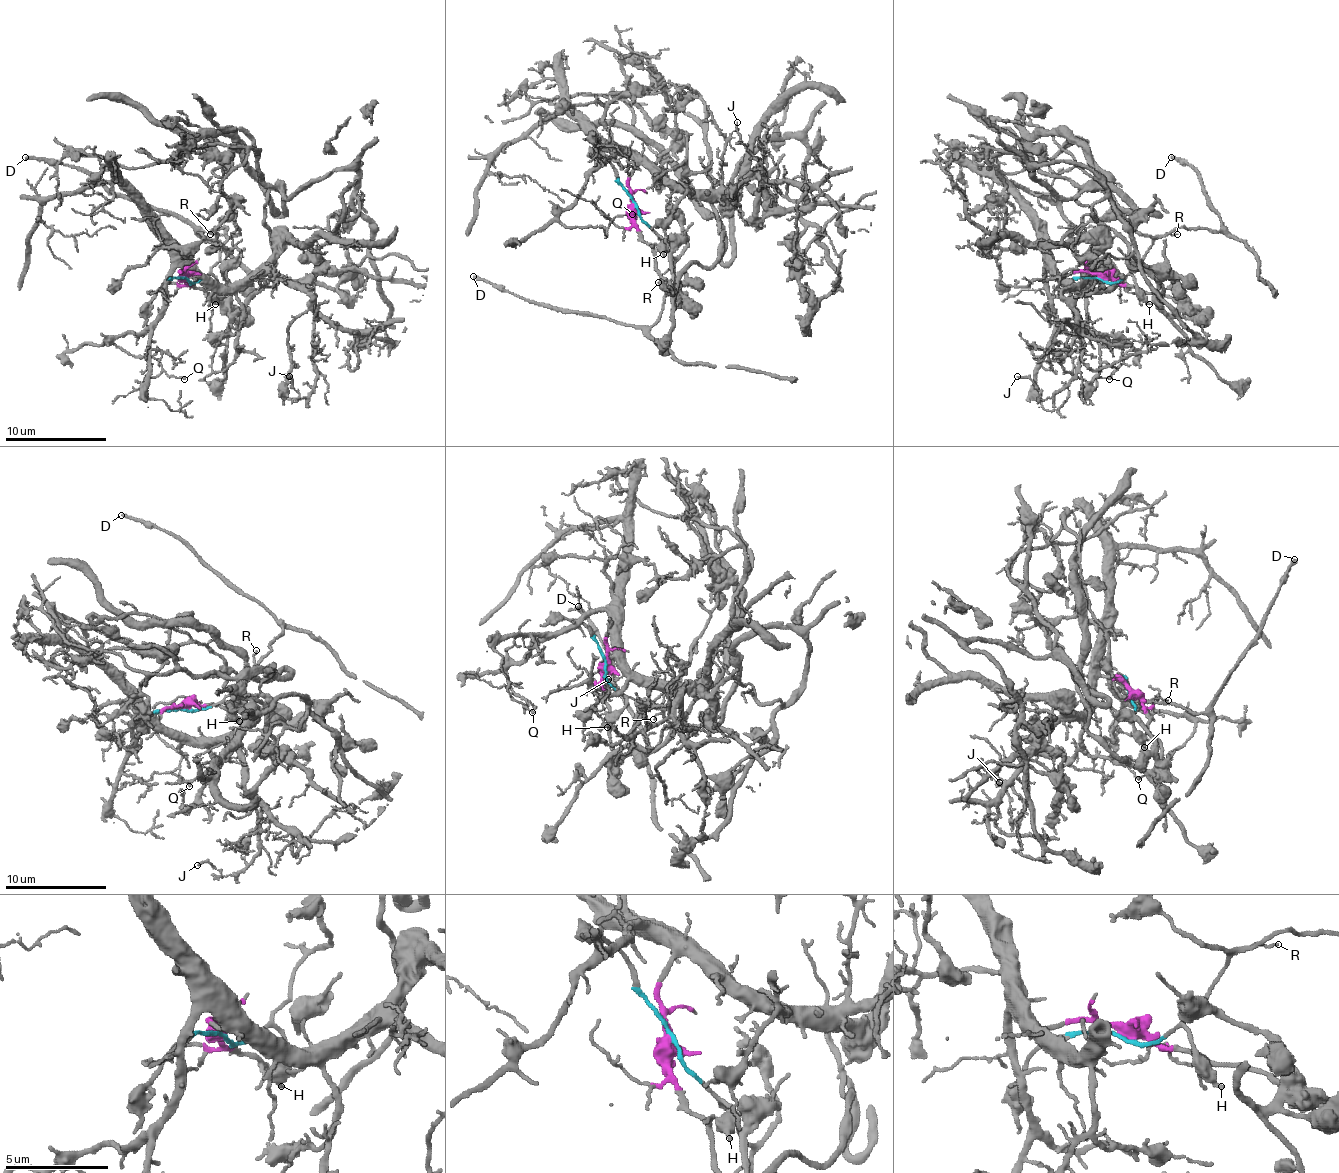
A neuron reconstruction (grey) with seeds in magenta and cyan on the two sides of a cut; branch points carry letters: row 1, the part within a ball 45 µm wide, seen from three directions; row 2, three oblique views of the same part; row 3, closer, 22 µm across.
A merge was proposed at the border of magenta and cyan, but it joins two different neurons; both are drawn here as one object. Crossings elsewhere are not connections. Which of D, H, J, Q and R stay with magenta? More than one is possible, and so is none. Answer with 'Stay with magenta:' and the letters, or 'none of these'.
Stay with magenta: J, Q

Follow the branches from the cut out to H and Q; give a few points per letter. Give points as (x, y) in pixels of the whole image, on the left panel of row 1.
H: (185, 278), (198, 283), (211, 275), (216, 288), (216, 303)
Q: (185, 278), (177, 267), (170, 275), (167, 303), (144, 334), (111, 341), (185, 379)

